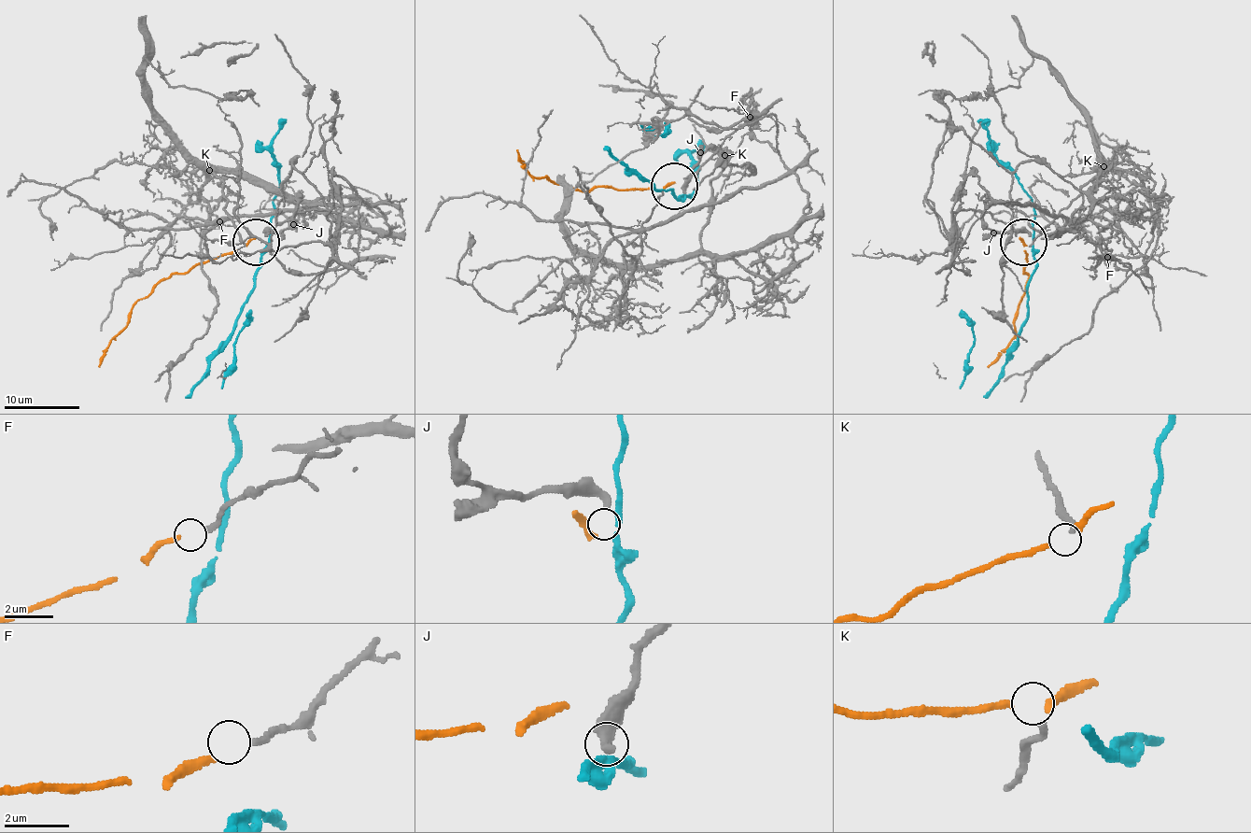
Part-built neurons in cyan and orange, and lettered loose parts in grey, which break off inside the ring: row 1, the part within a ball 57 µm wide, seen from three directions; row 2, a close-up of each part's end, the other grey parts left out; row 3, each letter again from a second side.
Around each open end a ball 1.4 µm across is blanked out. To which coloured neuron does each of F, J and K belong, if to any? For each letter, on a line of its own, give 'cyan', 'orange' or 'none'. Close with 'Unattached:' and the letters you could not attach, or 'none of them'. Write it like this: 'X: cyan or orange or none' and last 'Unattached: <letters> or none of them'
F: orange
J: cyan
K: none
Unattached: K

